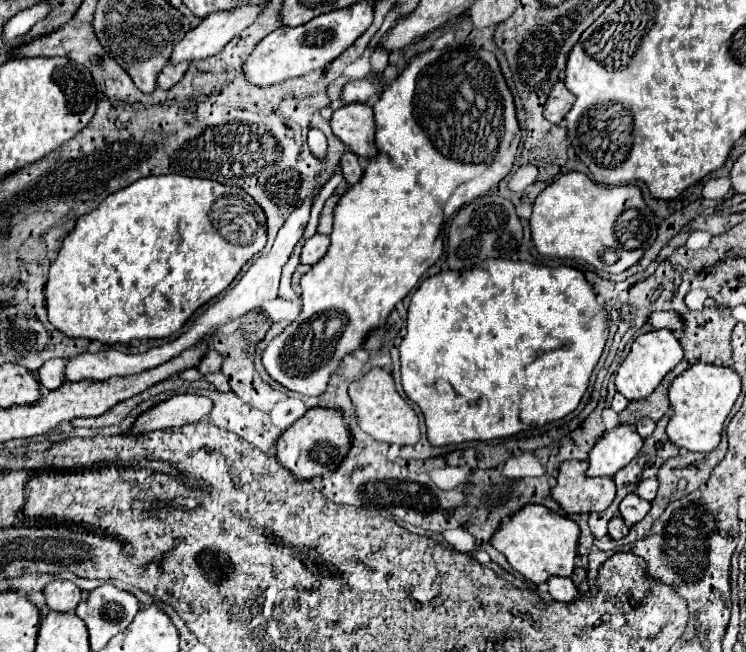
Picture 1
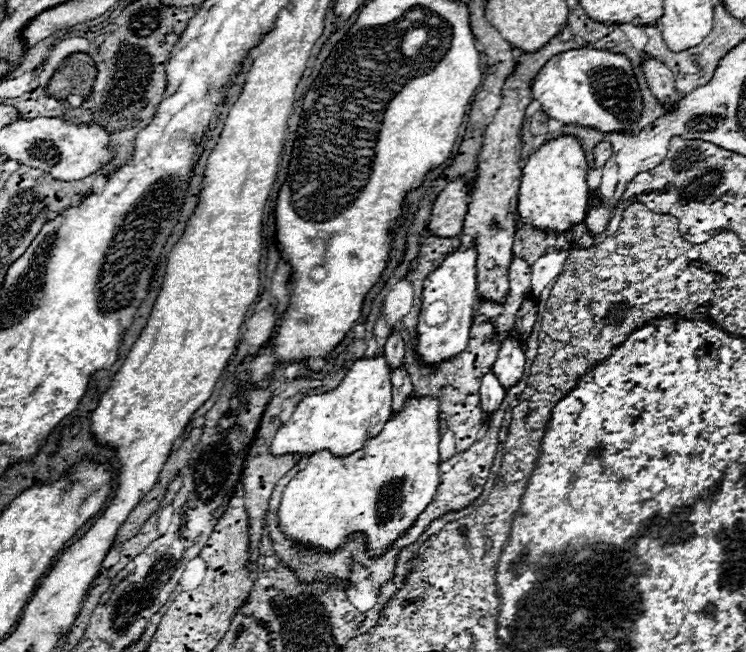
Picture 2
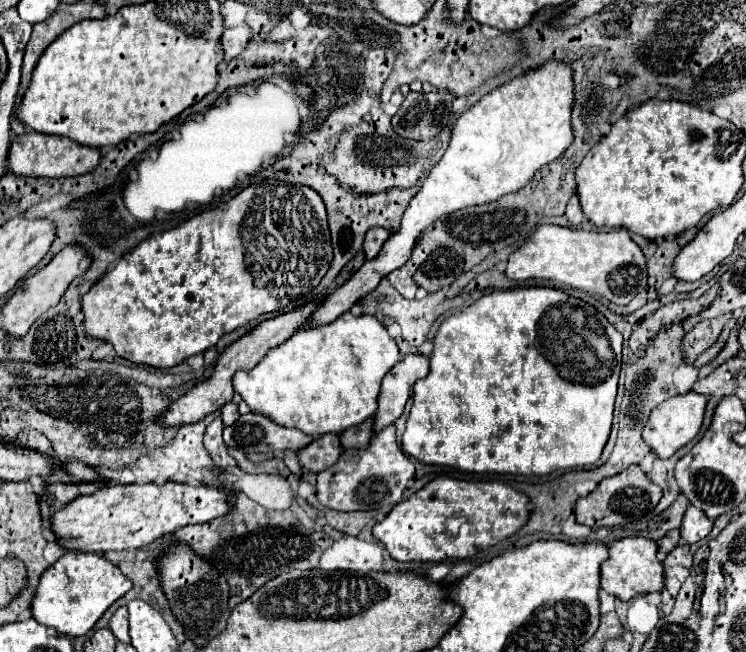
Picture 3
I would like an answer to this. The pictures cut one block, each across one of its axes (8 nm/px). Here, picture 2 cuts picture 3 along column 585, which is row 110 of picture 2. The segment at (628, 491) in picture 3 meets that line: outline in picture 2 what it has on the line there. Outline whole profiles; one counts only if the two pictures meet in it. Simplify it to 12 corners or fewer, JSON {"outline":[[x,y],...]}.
{"outline":[[578,44],[524,52],[486,126],[462,248],[478,252],[478,296],[506,302],[520,134],[532,80]]}

